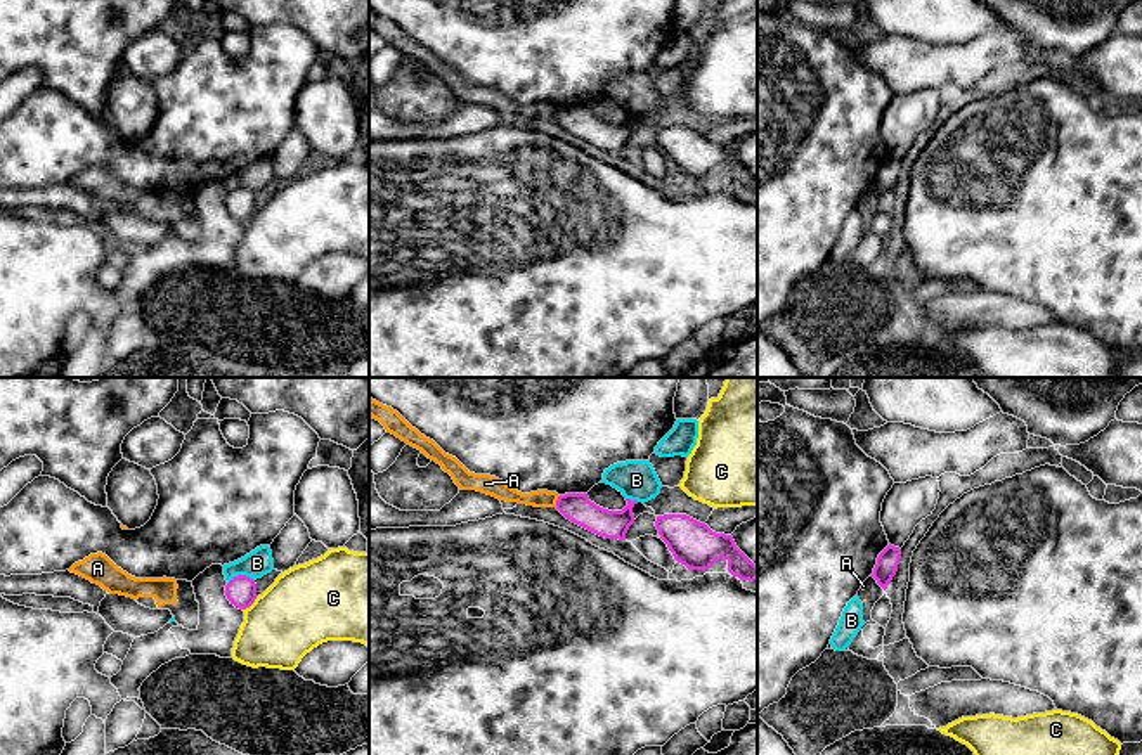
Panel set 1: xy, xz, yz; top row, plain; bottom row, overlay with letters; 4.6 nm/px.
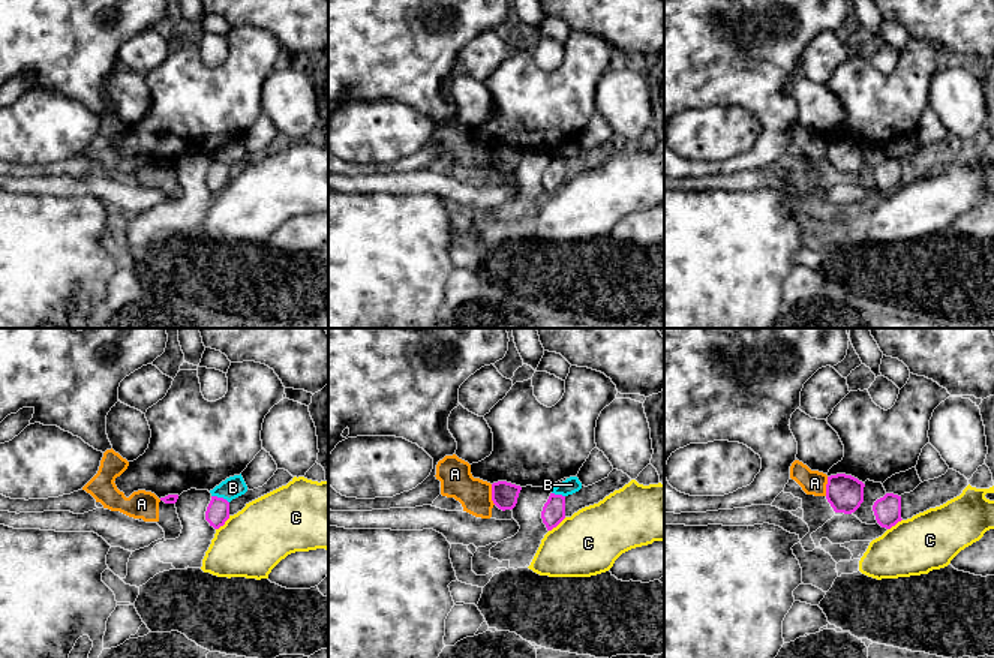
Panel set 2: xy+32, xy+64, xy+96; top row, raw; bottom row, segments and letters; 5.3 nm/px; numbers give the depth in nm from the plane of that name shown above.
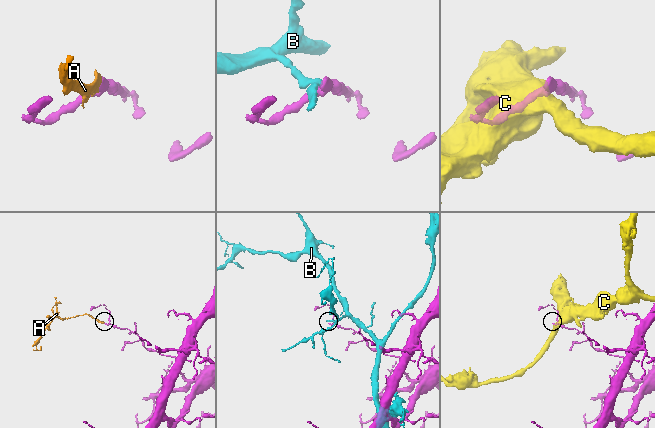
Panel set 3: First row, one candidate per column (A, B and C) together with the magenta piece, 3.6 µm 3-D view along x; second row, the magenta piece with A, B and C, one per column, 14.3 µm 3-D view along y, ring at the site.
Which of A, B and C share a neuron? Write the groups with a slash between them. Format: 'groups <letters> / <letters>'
groups A / B / C

